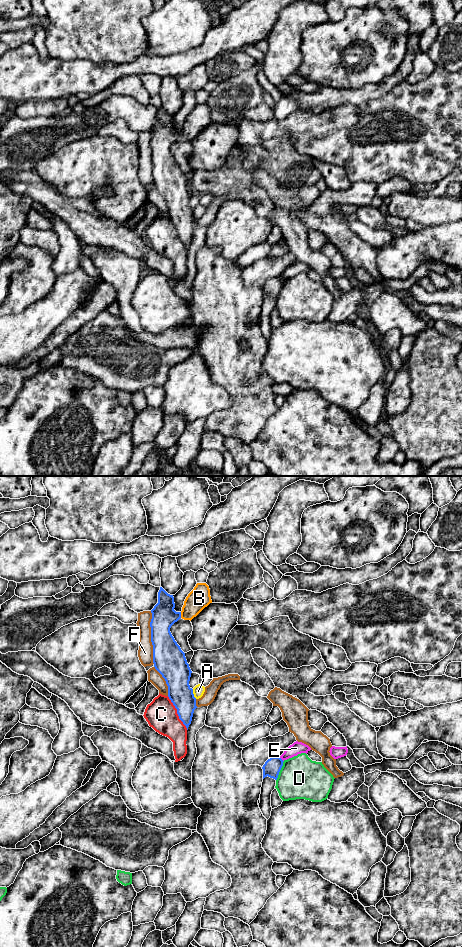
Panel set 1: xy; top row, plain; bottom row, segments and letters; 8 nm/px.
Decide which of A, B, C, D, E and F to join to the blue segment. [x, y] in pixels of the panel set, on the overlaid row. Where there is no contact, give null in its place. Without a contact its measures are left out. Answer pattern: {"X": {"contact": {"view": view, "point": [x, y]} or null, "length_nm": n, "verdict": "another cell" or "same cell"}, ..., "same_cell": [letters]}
{"A": {"contact": {"view": "xy", "point": [193, 694]}, "length_nm": 90, "verdict": "another cell"}, "B": {"contact": {"view": "xy", "point": [180, 615]}, "length_nm": 50, "verdict": "another cell"}, "C": {"contact": {"view": "xy", "point": [177, 713]}, "length_nm": 320, "verdict": "another cell"}, "D": {"contact": {"view": "xy", "point": [279, 771]}, "length_nm": 170, "verdict": "another cell"}, "E": {"contact": {"view": "xy", "point": [281, 759]}, "length_nm": 50, "verdict": "another cell"}, "F": {"contact": {"view": "xy", "point": [151, 637]}, "length_nm": 420, "verdict": "another cell"}, "same_cell": []}

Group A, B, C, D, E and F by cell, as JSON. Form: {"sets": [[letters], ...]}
{"sets": [["A"], ["B"], ["C"], ["D"], ["E"], ["F"]]}

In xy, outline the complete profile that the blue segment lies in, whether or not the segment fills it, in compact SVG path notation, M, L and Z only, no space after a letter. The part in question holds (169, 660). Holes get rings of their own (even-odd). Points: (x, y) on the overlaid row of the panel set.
M160 587L158 603L151 610L153 663L155 669L165 679L168 697L177 709L179 719L188 730L197 706L193 689L189 685L192 671L185 653L170 632L171 626L181 618L181 612L176 612L174 608L173 595Z

